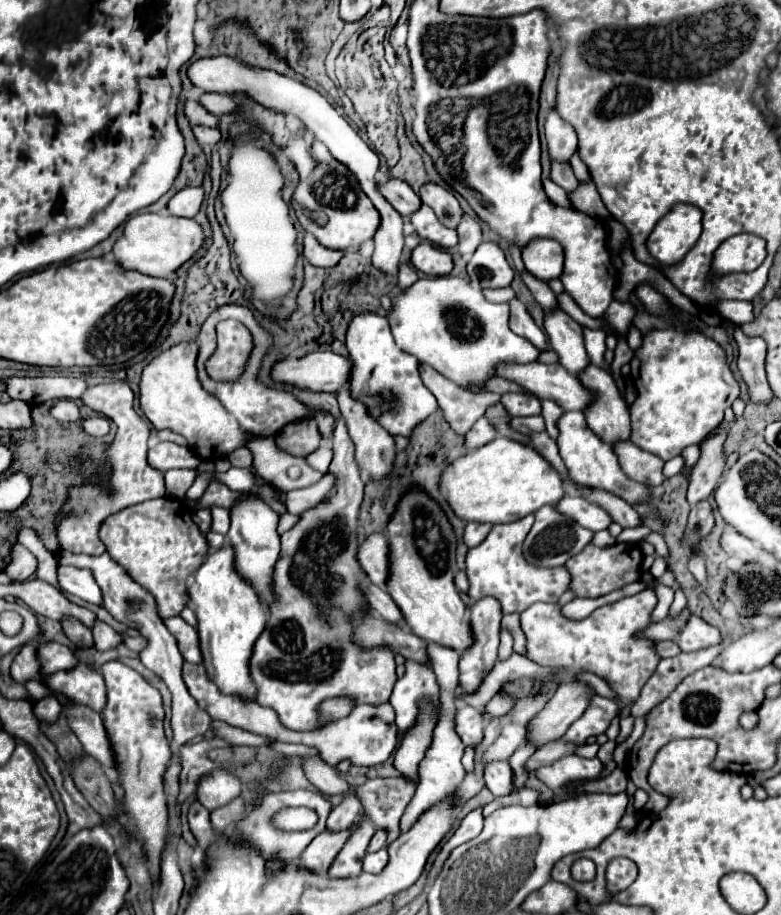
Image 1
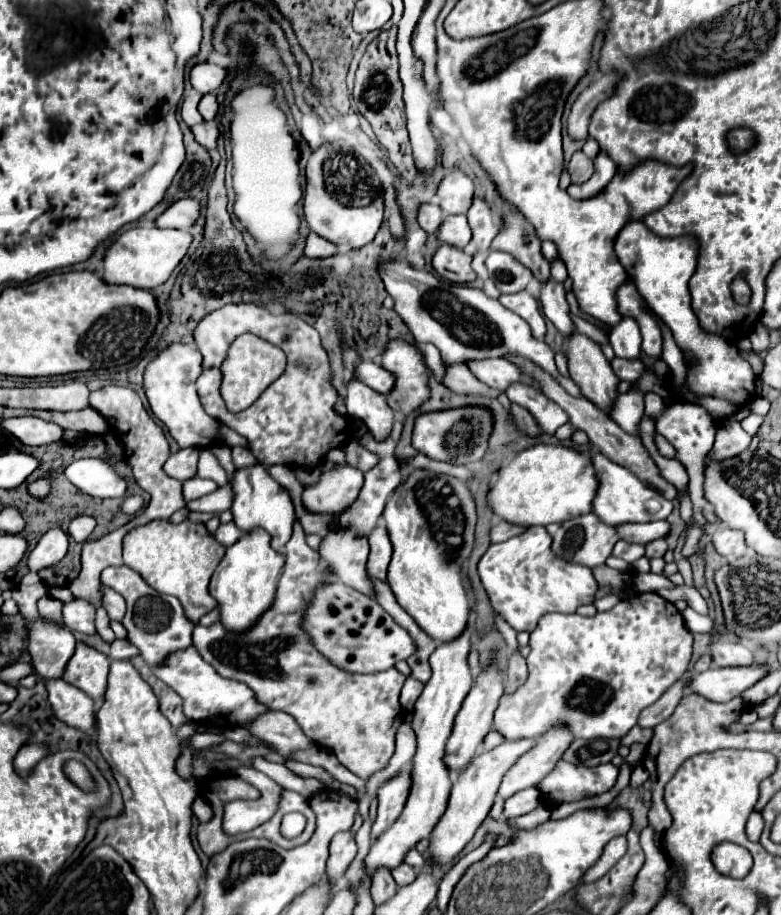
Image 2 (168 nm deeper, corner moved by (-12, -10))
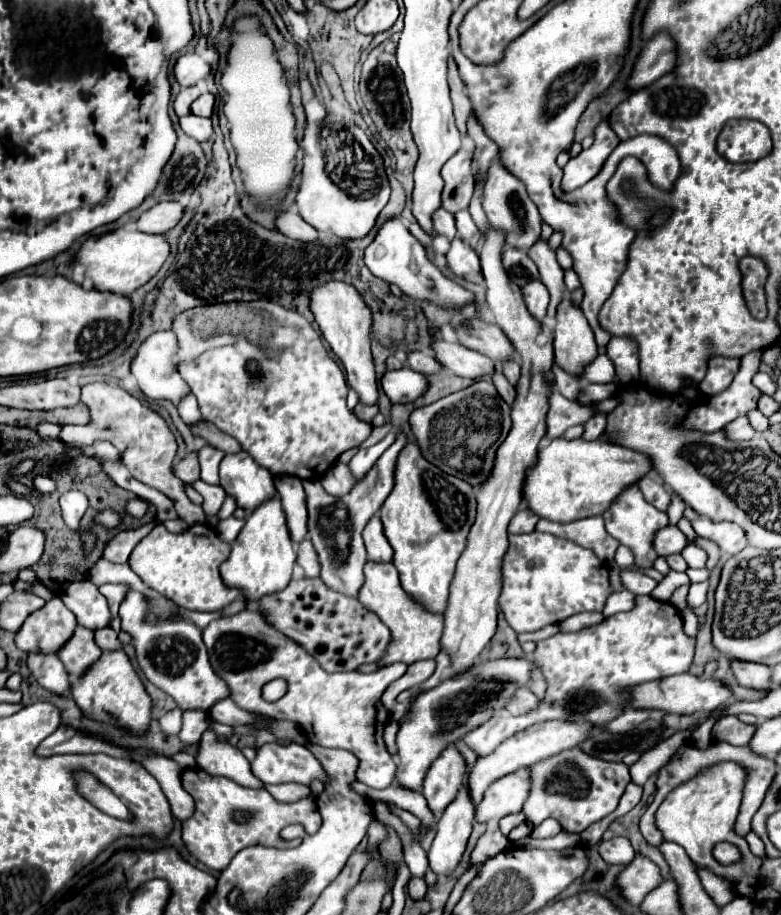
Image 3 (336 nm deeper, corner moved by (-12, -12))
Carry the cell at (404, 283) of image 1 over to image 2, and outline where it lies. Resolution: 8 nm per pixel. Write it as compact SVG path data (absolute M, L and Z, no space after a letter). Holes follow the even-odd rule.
M418 226L414 228L408 236L406 236L406 260L418 268L424 268L424 256L422 256L422 248L426 244L428 234Z

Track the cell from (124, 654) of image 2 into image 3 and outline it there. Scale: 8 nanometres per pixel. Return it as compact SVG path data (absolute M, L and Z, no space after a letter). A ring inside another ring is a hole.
M110 626L102 628L102 630L96 630L94 632L94 640L106 652L114 652L114 650L122 650L124 648L124 644L118 640L118 634Z

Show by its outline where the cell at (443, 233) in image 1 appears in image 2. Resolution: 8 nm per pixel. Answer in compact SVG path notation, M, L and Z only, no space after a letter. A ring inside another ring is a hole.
M446 216L442 222L442 228L438 232L438 238L446 244L452 244L456 248L464 248L472 240L472 230L466 222L466 216Z

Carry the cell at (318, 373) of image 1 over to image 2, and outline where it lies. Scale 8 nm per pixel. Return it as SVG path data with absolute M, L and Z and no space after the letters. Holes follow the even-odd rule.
M360 362L356 376L380 394L388 394L394 388L394 374L388 374L388 370L376 362Z

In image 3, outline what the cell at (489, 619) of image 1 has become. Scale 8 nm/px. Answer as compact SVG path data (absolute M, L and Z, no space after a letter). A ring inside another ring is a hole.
M450 744L442 750L442 754L434 760L430 766L426 778L424 778L424 798L428 800L428 808L440 816L444 808L456 798L458 790L462 788L462 782L466 778L466 760L460 754L458 744Z

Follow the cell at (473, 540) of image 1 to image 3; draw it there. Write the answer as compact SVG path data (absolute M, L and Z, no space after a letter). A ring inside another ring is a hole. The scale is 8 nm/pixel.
M522 508L522 510L518 510L518 512L514 514L514 518L510 520L510 524L508 524L508 534L524 534L524 532L534 532L536 522L538 522L538 518L536 518L530 510Z

